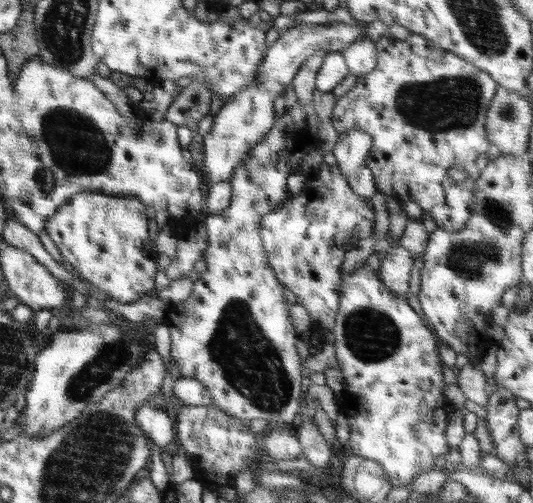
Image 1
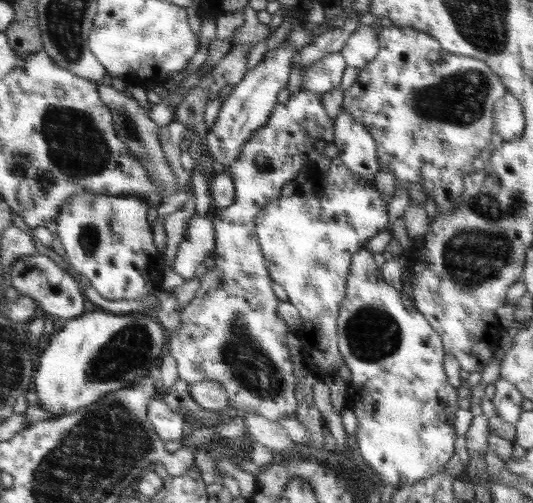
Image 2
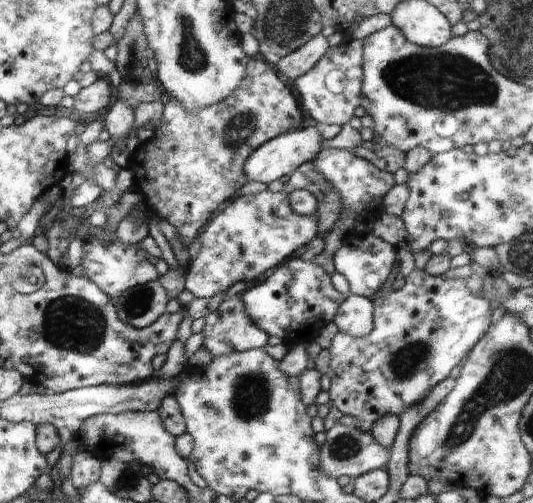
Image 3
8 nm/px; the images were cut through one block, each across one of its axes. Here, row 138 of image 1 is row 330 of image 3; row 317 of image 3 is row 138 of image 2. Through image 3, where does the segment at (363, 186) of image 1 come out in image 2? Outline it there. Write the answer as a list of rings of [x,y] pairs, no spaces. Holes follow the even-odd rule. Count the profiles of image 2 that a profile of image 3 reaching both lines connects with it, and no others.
[[[340,109],[334,126],[334,144],[340,151],[342,164],[362,181],[375,182],[378,174],[376,142],[368,129],[358,123],[350,113]]]

